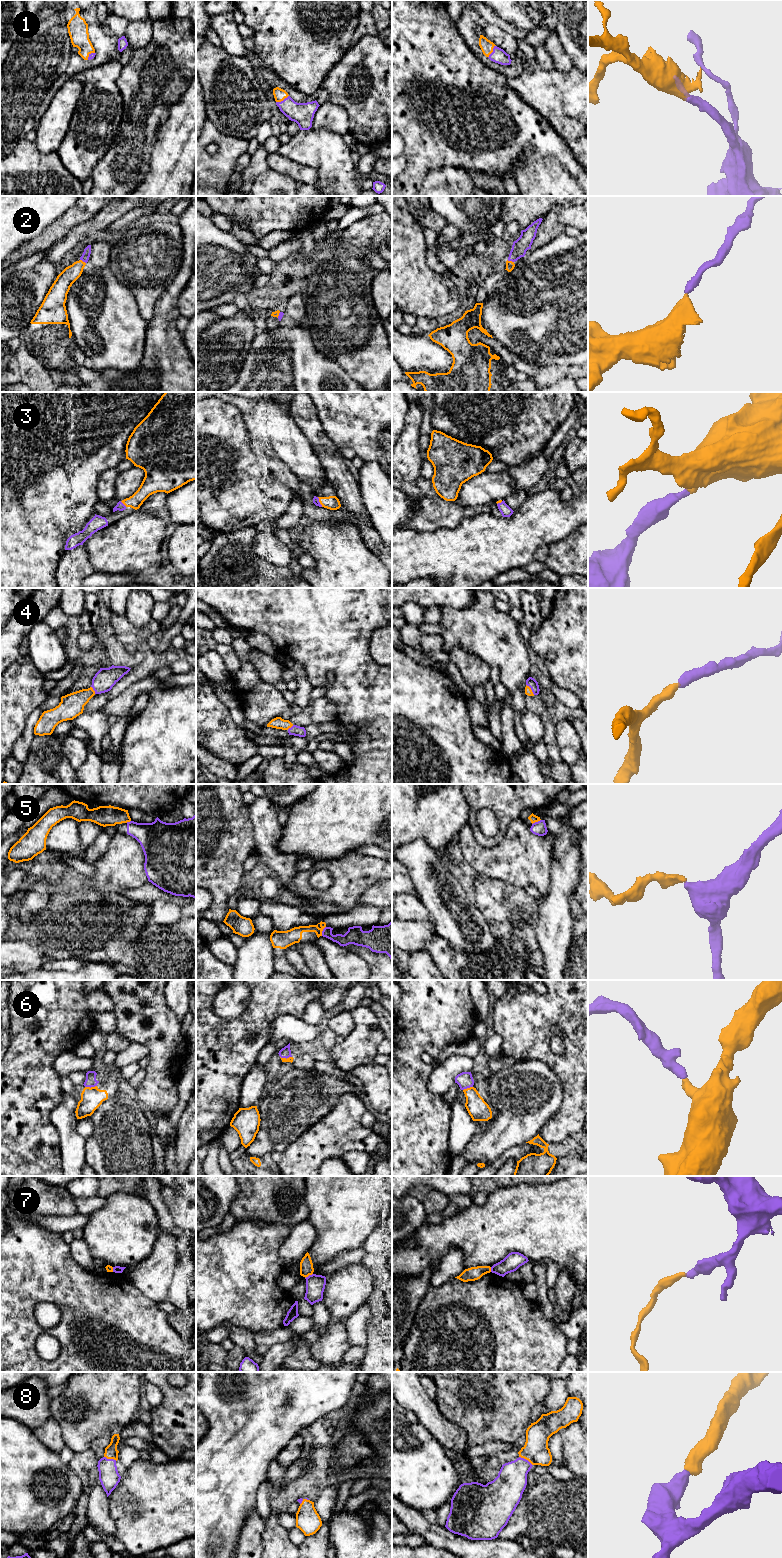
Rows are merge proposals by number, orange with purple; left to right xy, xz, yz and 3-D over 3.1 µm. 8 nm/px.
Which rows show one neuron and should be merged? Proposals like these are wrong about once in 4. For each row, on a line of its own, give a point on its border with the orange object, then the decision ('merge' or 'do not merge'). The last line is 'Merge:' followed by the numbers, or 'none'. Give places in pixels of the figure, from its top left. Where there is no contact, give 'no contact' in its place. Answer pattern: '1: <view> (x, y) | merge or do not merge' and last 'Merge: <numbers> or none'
1: xz (282, 100) | merge
2: yz (510, 261) | merge
3: xy (123, 503) | merge
4: yz (530, 689) | merge
5: xz (322, 930) | do not merge
6: xy (89, 1087) | merge
7: xz (308, 1275) | do not merge
8: yz (526, 1459) | merge
Merge: 1, 2, 3, 4, 6, 8

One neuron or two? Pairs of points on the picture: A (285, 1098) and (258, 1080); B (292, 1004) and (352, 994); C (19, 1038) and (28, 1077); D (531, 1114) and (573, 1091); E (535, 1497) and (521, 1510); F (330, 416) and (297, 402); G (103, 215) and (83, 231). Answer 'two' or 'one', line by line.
A: two
B: two
C: one
D: two
E: two
F: two
G: one

